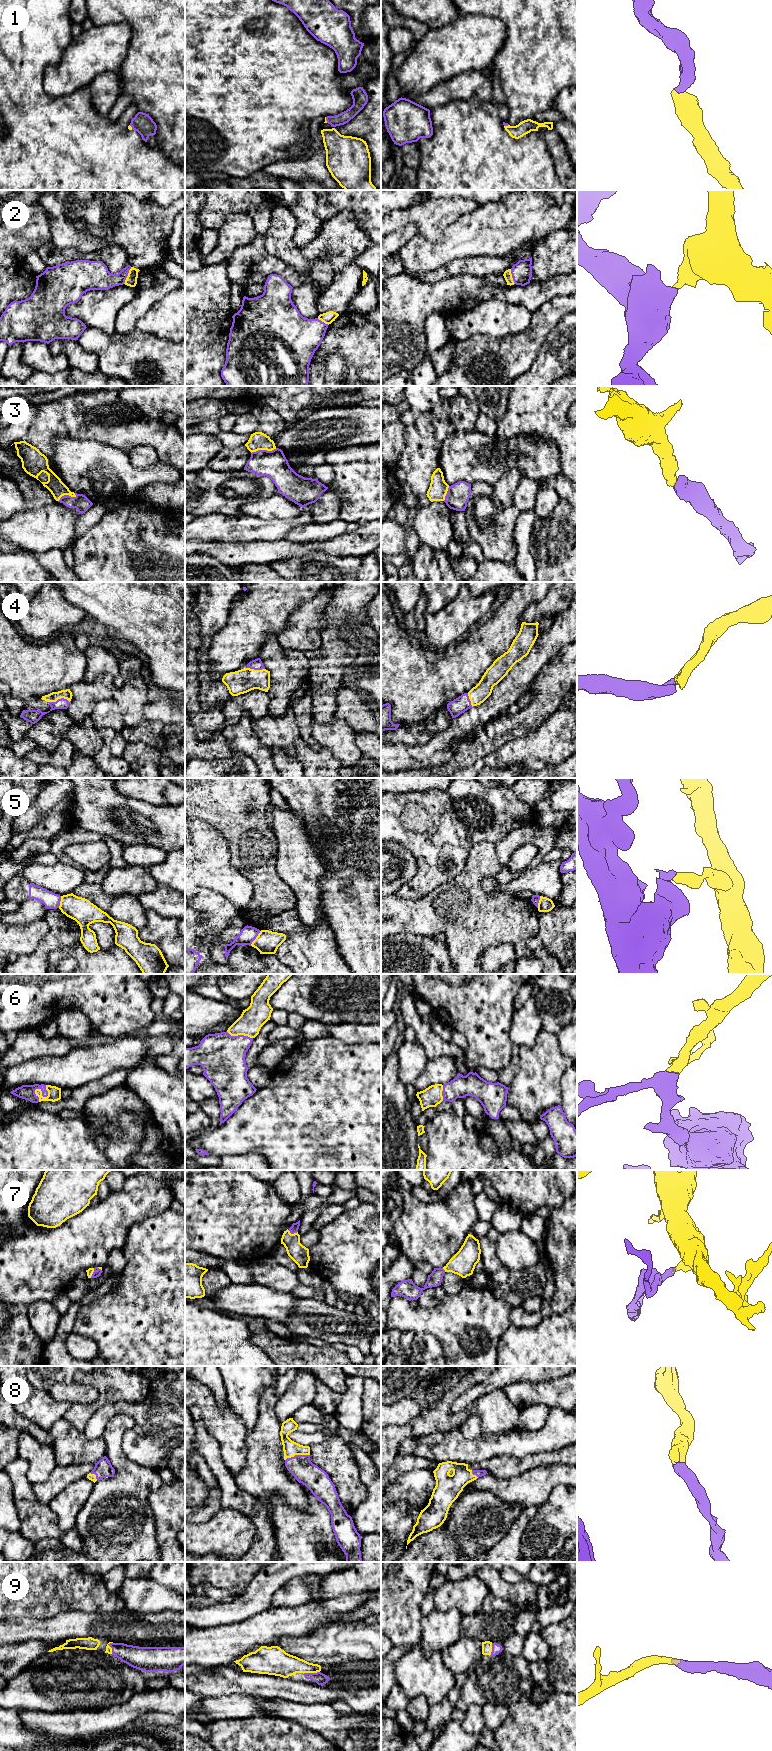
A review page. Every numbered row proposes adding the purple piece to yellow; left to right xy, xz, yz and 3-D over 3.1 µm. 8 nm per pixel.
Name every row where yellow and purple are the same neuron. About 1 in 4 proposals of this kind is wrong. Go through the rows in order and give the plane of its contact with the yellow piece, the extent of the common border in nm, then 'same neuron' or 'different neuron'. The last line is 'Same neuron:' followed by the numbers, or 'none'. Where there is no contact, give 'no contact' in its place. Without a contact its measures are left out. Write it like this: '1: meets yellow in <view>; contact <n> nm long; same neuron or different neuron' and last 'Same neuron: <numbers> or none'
1: meets yellow in xz; contact 50 nm long; same neuron
2: meets yellow in xy; contact 150 nm long; different neuron
3: meets yellow in xz; contact 220 nm long; same neuron
4: meets yellow in xy; contact 180 nm long; same neuron
5: meets yellow in xz; contact 150 nm long; different neuron
6: meets yellow in xy; contact 150 nm long; same neuron
7: meets yellow in xz; contact 80 nm long; same neuron
8: meets yellow in xz; contact 200 nm long; same neuron
9: meets yellow in xz; contact 140 nm long; same neuron
Same neuron: 1, 3, 4, 6, 7, 8, 9

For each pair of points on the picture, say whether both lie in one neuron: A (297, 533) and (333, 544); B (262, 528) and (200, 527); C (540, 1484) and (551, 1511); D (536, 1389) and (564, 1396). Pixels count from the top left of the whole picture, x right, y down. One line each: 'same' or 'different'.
A: different
B: same
C: different
D: same

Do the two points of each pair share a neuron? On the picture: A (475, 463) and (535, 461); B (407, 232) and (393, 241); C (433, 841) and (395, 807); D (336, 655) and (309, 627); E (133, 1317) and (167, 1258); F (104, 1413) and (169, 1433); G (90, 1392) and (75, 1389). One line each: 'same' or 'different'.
A: same
B: same
C: same
D: different
E: same
F: same
G: same

